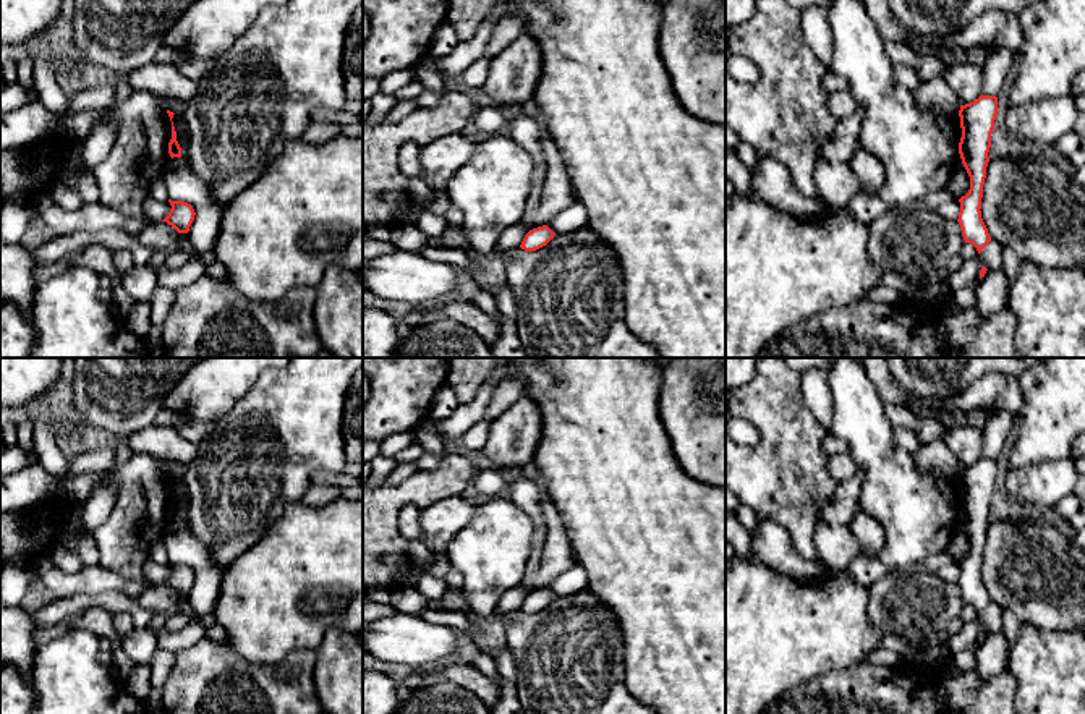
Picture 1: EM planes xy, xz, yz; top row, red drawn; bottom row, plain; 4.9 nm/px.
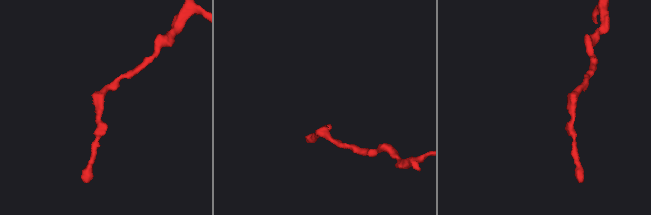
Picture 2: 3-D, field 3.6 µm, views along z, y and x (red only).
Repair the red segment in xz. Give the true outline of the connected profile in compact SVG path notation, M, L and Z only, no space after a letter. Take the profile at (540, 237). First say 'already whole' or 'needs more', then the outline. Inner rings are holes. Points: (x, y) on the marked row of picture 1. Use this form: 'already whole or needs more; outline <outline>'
already whole; outline M547 225L533 228L525 235L520 248L525 251L536 251L546 246L554 238L554 235L555 233Z

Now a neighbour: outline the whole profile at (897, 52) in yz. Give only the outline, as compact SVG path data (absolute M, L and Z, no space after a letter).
M886 40L884 50L891 60L891 63L902 63L912 68L918 68L923 65L923 58L920 58L908 45Z

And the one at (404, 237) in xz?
M397 225L392 230L390 241L397 249L419 253L426 246L431 246L431 240L421 233L416 225Z

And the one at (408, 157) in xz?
M406 142L398 152L398 168L403 175L410 178L419 178L426 181L421 162L419 162L421 147L416 142Z

